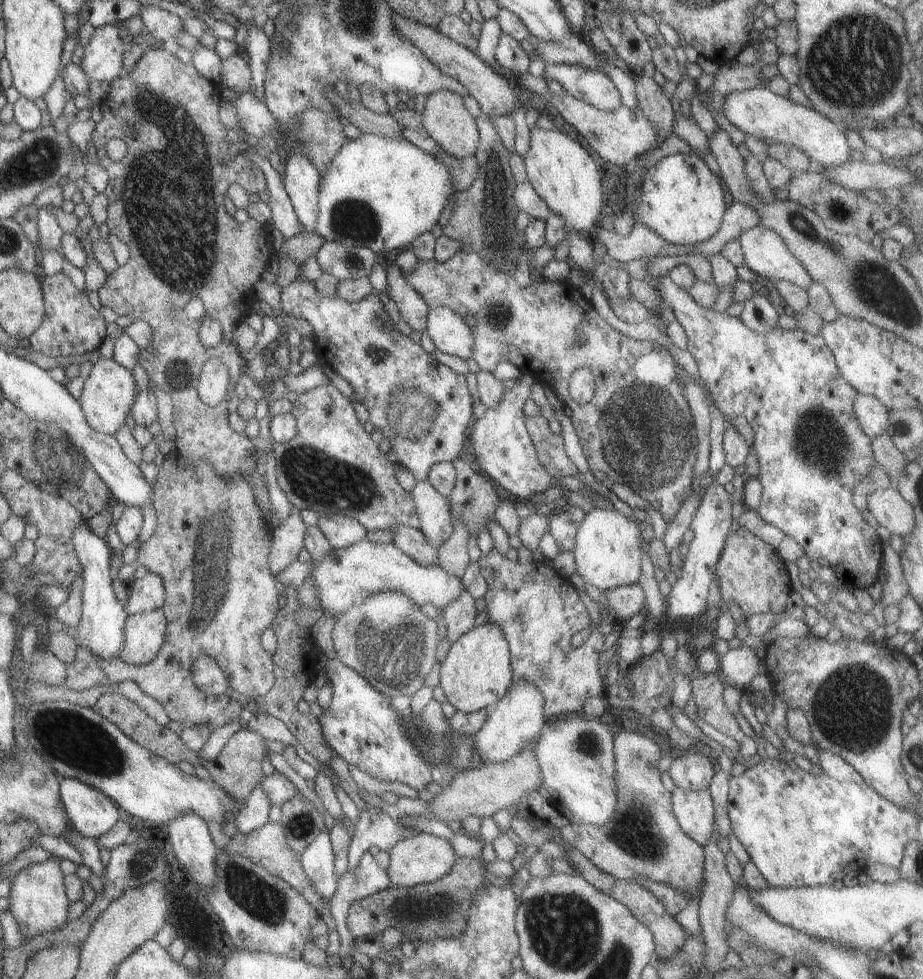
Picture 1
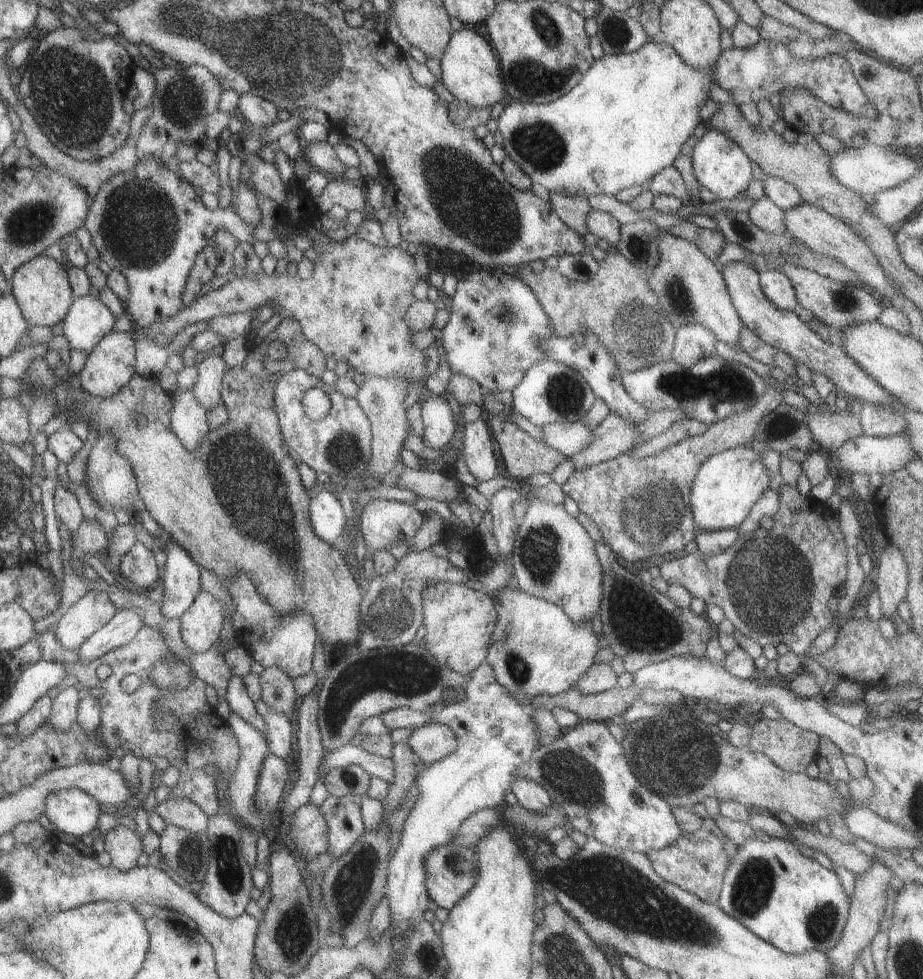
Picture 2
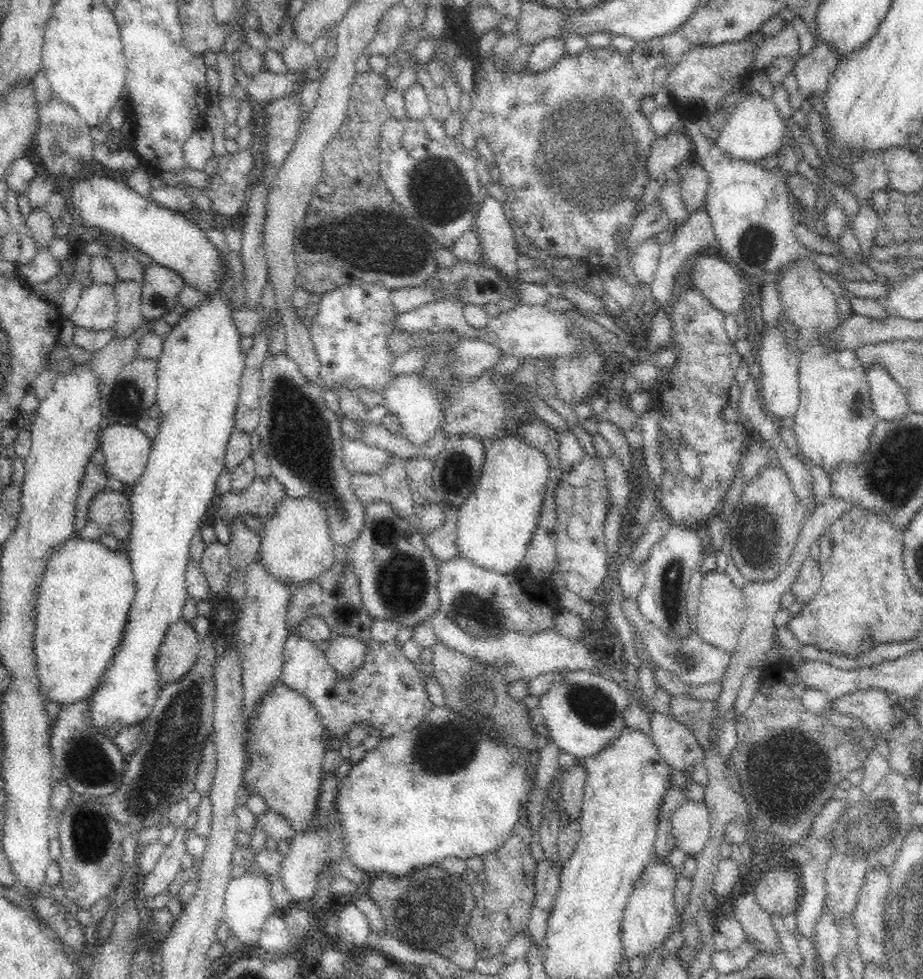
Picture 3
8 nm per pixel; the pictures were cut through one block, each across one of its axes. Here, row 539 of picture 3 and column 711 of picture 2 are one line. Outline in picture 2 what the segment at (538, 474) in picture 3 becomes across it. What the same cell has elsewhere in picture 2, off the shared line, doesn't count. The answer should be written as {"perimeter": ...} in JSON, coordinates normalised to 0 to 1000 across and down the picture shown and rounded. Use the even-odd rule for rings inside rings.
{"perimeter":[[[814,453],[782,460],[762,471],[746,496],[746,519],[753,542],[775,542],[797,537],[833,499],[831,479]]]}

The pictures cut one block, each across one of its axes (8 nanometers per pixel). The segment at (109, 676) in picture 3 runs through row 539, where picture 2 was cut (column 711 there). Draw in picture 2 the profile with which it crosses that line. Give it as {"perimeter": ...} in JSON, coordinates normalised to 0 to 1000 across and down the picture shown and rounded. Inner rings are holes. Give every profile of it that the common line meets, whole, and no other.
{"perimeter":[[[767,130],[750,151],[749,168],[757,190],[766,192],[777,203],[790,204],[804,200],[815,183],[814,165],[805,153],[783,135]]]}

